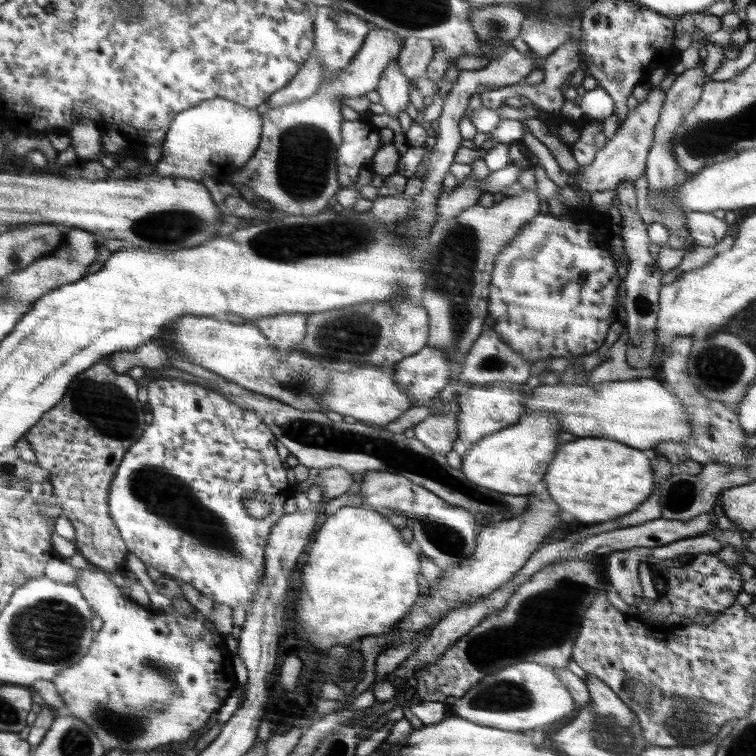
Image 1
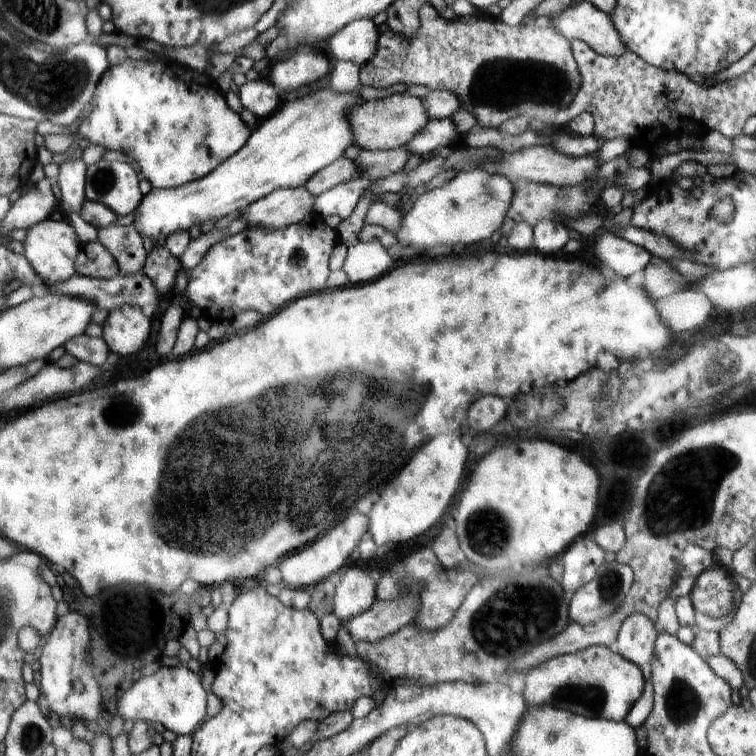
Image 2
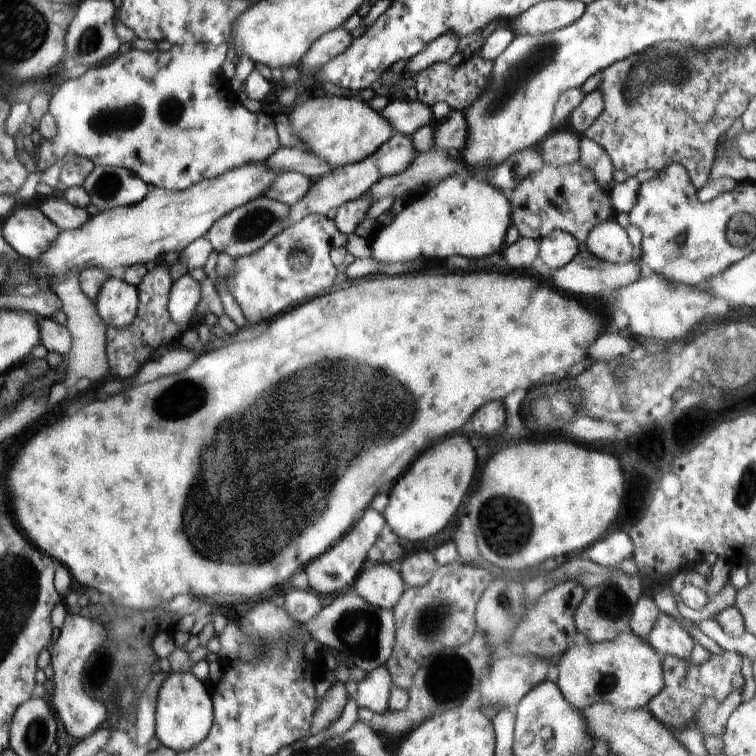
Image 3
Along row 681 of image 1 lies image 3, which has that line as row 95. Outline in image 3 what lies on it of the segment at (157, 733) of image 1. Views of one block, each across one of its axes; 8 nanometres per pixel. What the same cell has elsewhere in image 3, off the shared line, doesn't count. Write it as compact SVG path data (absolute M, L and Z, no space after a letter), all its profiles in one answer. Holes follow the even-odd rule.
M227 43L219 44L181 44L180 46L172 46L168 52L158 49L152 51L144 51L130 49L128 52L112 58L109 62L104 62L102 65L94 65L80 77L75 79L67 79L51 96L49 101L49 113L56 121L56 138L52 142L48 140L40 140L38 144L28 143L29 153L35 161L36 173L42 173L50 166L53 166L58 160L62 159L66 154L75 154L78 157L84 157L91 160L95 165L112 165L129 169L136 176L139 176L147 185L152 184L158 188L165 188L171 191L181 191L194 186L200 180L216 178L234 170L234 168L242 168L246 164L265 163L280 147L278 133L275 127L275 122L271 114L266 114L263 111L248 112L246 108L236 100L236 93L230 85L230 81L226 78L223 71L223 62L226 60L226 52L229 46Z

